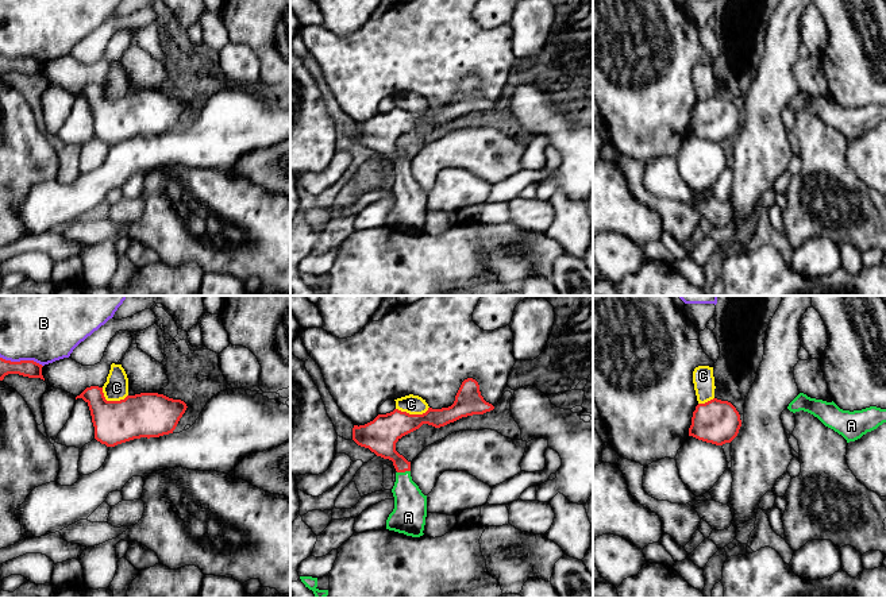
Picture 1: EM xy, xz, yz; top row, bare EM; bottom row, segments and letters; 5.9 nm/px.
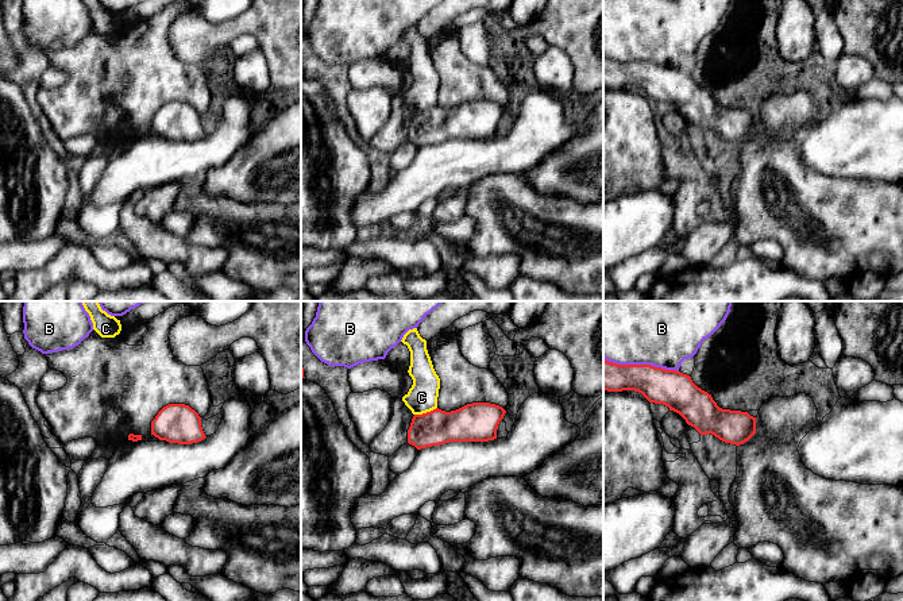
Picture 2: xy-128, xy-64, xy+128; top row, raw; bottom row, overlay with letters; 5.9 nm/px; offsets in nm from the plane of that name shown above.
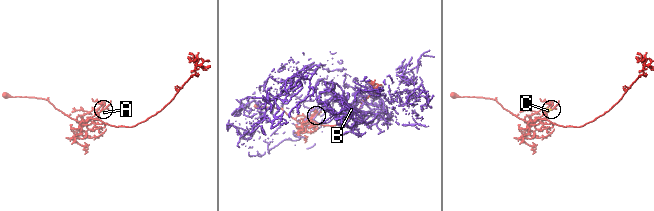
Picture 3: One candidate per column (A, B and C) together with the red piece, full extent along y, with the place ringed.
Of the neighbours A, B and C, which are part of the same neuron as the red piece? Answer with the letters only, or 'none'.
A

